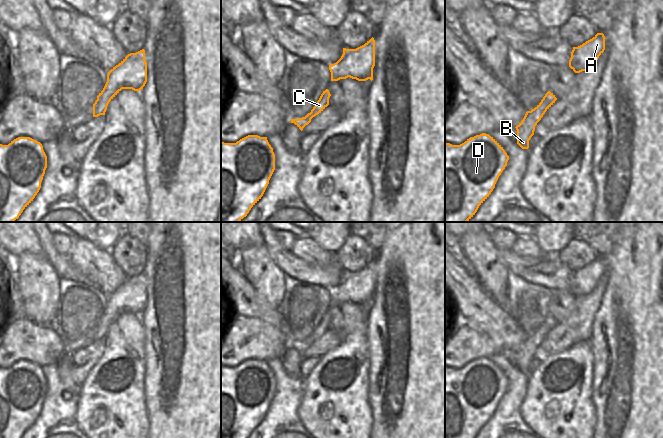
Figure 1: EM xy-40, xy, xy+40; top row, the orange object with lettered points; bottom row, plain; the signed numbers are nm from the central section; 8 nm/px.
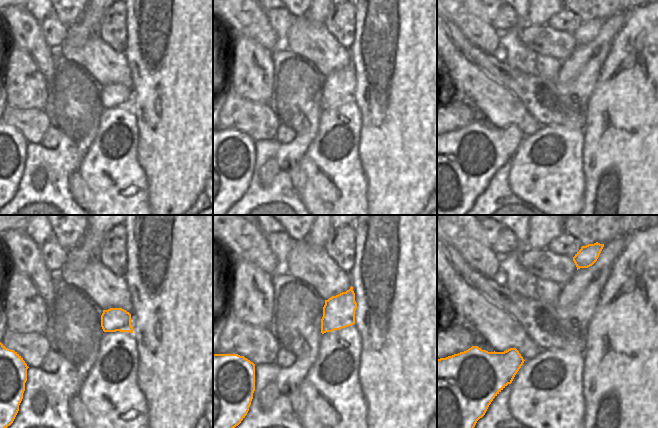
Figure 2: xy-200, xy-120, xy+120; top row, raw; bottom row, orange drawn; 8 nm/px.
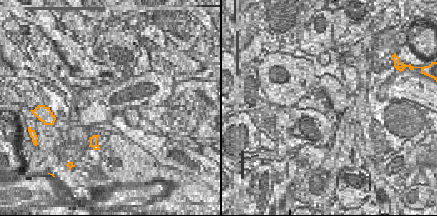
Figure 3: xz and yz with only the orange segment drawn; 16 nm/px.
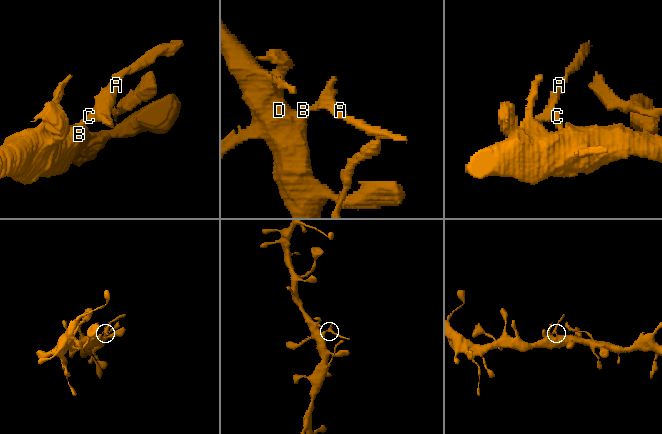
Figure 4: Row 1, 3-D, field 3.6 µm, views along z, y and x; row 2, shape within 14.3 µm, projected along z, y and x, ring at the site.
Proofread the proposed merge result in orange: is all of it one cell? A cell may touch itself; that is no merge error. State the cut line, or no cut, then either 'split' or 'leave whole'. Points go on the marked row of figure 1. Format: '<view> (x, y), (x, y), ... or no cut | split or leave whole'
xy+40 (531, 110), (532, 116), (538, 121) | split

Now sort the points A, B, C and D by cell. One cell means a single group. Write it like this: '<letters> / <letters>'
A C / B D

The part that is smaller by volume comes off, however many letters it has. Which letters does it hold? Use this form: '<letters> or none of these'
A, C

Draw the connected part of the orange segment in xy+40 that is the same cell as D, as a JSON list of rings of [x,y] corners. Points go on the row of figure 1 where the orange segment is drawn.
[[[486,133],[460,145],[445,142],[445,222],[468,222],[495,188],[508,160],[503,147]]]

